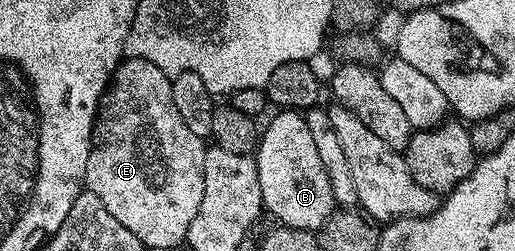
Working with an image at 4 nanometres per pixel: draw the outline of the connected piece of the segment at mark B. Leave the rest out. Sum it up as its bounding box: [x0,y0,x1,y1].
[254,109,336,233]

